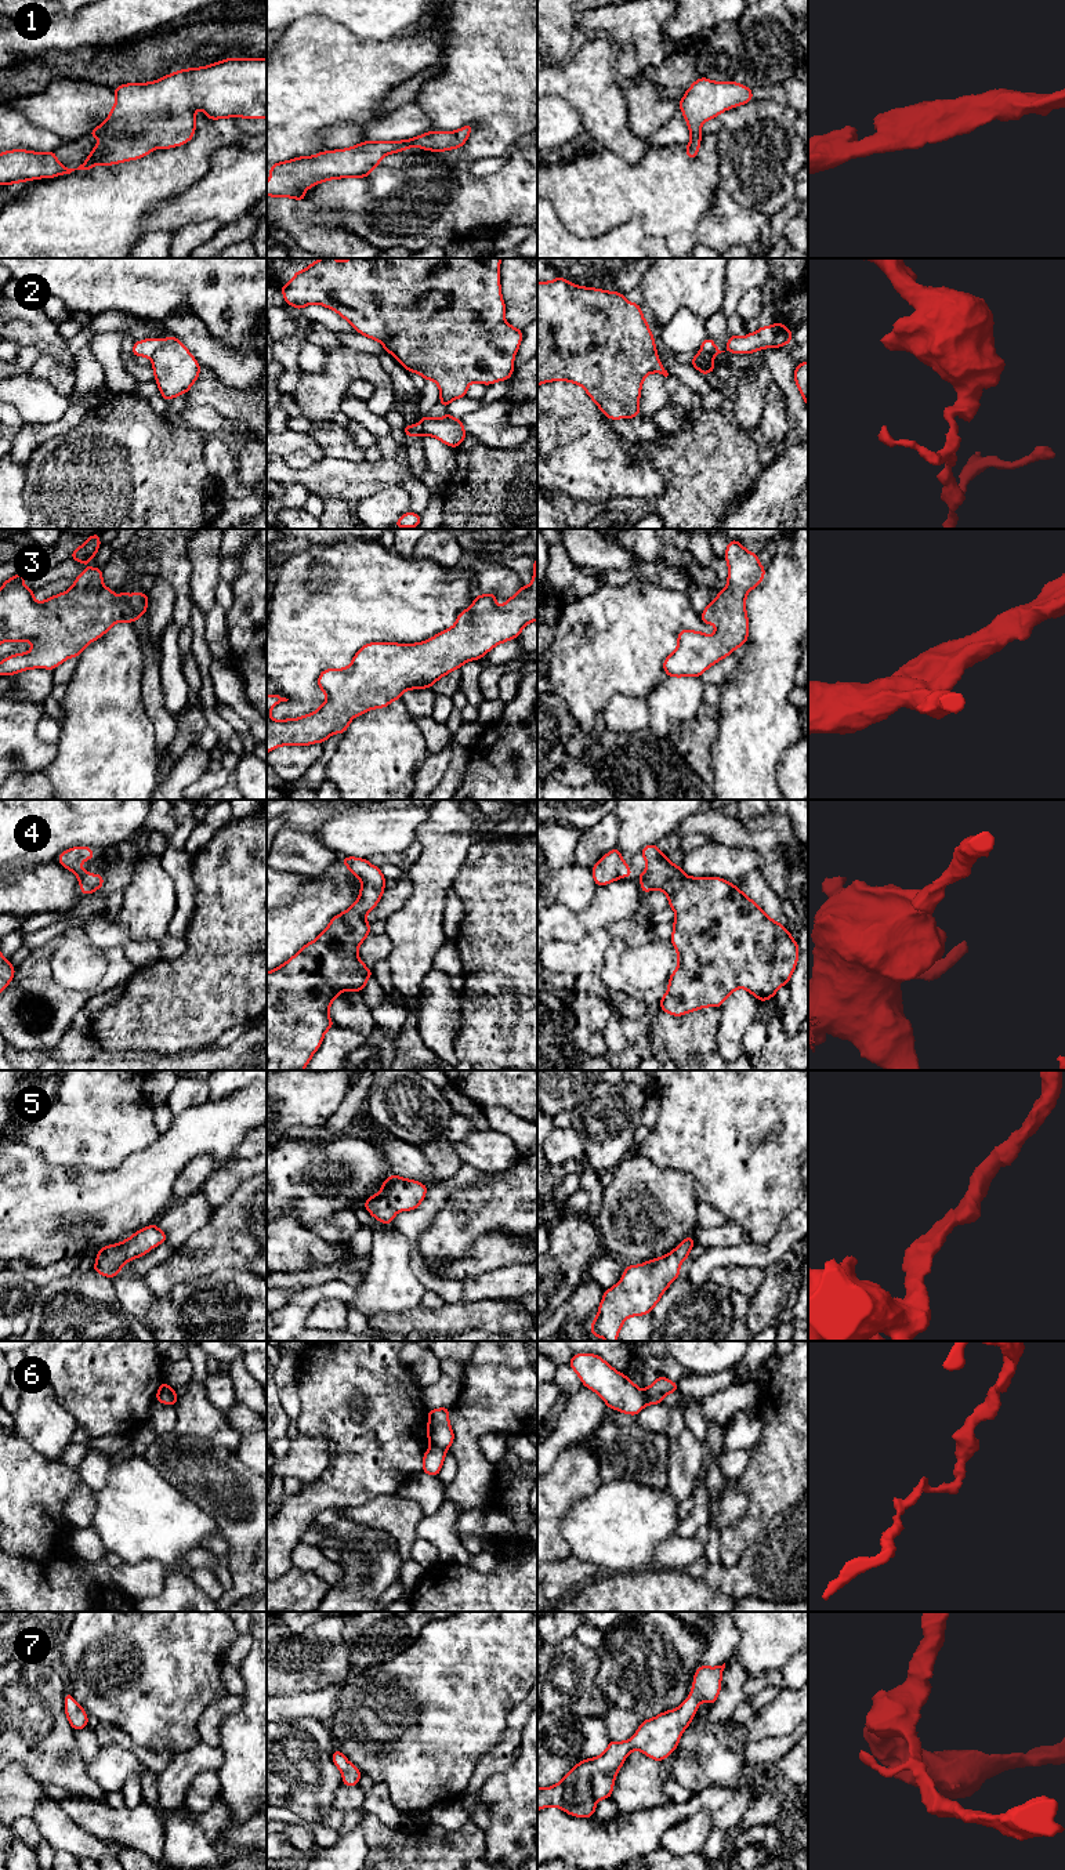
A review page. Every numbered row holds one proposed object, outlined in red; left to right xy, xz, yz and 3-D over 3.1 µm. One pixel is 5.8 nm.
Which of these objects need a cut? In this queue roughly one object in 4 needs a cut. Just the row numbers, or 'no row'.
2, 6

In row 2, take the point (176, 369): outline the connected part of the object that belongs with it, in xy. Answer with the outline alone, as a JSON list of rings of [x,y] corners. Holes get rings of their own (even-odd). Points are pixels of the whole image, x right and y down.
[[[170,336],[153,354],[155,380],[164,401],[186,394],[200,373],[200,365],[185,345]]]

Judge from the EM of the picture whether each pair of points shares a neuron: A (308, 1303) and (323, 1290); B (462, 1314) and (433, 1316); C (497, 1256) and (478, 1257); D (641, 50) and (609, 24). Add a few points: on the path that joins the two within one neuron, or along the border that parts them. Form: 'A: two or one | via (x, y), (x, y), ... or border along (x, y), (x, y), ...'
A: one | via (312, 1298), (319, 1292)
B: one | via (455, 1316), (439, 1316)
C: one | via (493, 1256), (482, 1257)
D: one | via (636, 42), (618, 24)

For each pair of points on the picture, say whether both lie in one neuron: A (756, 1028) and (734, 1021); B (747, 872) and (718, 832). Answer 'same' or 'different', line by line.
A: different
B: different

